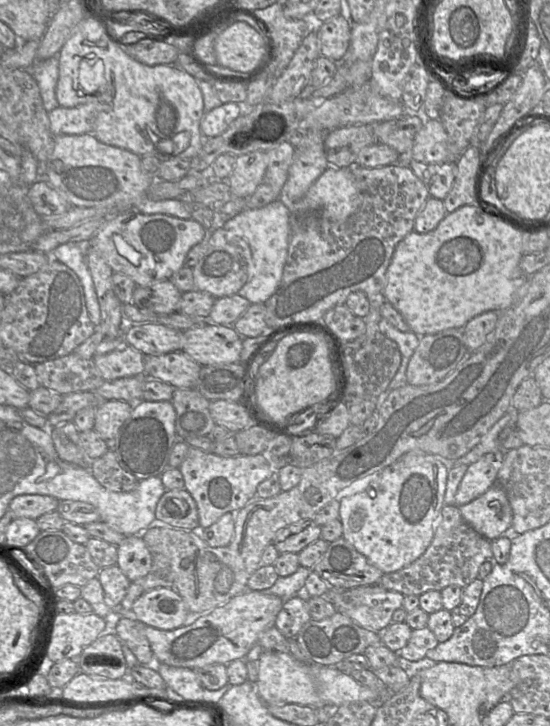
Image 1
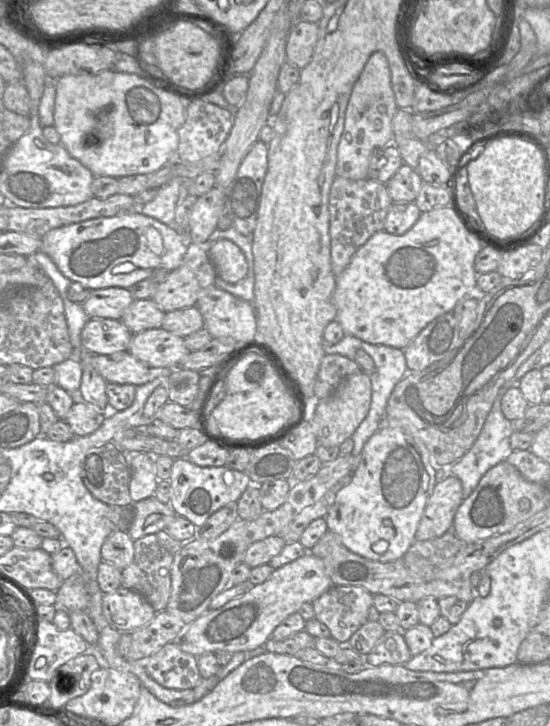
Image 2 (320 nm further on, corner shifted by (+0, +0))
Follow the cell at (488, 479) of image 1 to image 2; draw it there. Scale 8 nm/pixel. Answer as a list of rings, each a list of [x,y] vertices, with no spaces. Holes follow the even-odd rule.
[[[449,475],[437,482],[418,525],[415,540],[438,538],[452,530],[455,514],[463,500],[462,484],[456,476]]]

